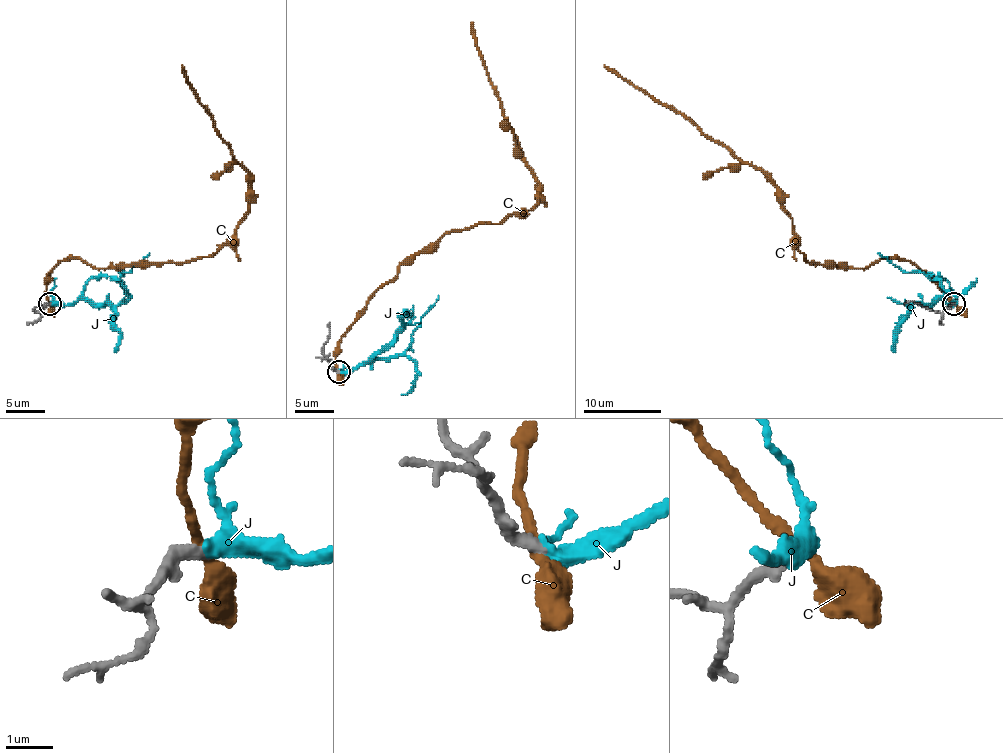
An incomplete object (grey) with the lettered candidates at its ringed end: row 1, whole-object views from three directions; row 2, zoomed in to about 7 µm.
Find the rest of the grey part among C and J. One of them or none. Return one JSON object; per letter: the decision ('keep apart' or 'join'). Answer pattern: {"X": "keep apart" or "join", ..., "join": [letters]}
{"C": "keep apart", "J": "join", "join": ["J"]}

